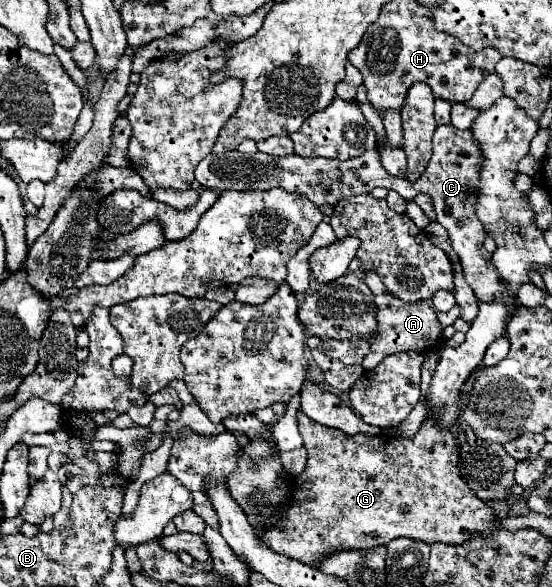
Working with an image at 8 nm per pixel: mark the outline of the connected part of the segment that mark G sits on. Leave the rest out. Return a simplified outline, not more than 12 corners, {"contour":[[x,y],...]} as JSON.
{"contour":[[298,412],[294,498],[260,534],[318,568],[400,536],[500,528],[458,444],[346,436]]}

